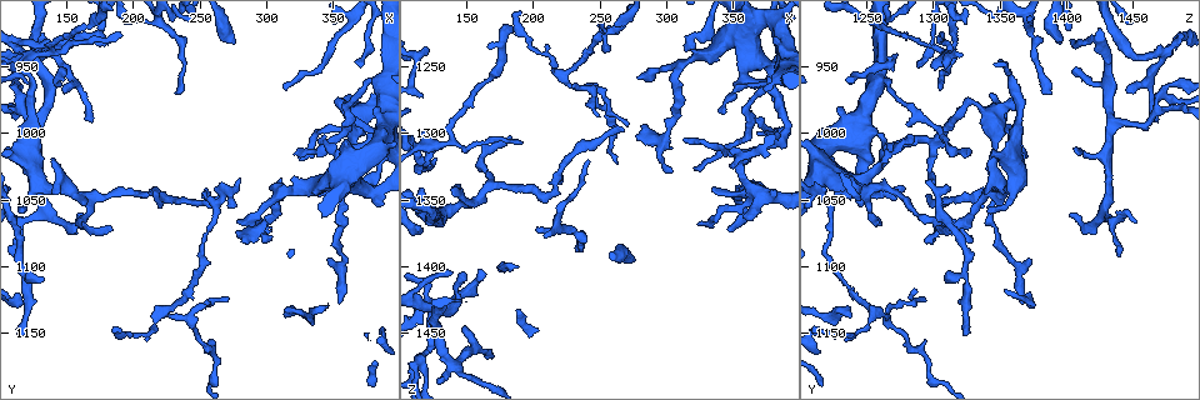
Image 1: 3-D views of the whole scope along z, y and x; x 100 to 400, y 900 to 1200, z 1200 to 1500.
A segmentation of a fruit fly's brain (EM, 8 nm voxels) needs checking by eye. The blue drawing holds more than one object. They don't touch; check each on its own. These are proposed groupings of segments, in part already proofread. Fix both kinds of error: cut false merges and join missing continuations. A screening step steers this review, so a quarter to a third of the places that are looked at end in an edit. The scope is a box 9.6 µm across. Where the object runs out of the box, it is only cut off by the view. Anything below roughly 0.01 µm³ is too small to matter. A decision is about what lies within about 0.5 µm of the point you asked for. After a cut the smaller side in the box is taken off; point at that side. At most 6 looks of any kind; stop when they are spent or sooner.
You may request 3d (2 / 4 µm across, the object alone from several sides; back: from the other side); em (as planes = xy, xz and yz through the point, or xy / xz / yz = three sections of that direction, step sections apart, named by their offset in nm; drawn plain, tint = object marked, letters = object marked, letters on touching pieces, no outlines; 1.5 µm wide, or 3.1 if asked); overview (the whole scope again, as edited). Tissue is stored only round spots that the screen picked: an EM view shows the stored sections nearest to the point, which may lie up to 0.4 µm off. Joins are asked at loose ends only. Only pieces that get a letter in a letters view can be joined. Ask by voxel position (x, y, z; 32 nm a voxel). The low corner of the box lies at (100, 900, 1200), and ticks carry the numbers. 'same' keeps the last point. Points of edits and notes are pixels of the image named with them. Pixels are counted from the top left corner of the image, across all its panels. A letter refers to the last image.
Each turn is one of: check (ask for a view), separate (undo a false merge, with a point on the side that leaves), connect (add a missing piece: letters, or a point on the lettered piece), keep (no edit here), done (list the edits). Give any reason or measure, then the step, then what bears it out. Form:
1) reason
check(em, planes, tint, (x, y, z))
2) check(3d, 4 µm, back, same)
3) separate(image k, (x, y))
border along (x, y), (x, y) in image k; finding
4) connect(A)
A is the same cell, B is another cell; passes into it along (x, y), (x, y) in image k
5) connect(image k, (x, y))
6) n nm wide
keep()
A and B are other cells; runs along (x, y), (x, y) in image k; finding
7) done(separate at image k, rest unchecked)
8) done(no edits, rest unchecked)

thin end
check(em, yz, step 4, letters, (230, 970, 1388))

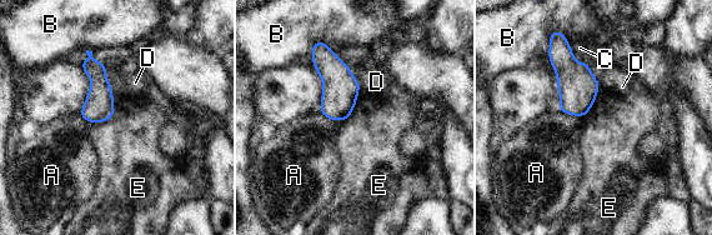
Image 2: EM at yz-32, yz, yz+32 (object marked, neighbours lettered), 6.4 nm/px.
110 nm wide; A touches over 190 nm
keep()
A, B, C, D and E are other cells; no lettered piece goes on from it

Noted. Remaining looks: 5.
free end
check(em, xz, step 4, letters, (140, 1018, 1344))

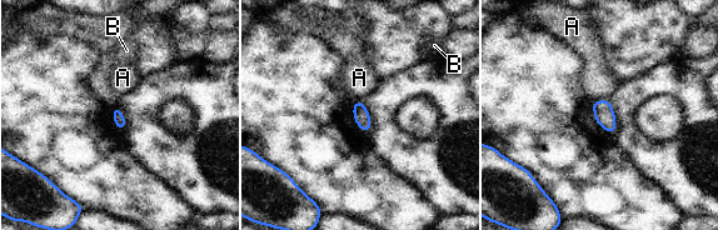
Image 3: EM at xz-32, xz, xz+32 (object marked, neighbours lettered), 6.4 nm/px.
keep()
A and B are other cells; border along (357, 100), (352, 104) in image 3; no lettered piece goes on from it

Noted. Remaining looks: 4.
branch stops here
check(em, xy, step 4, letters, (272, 1128, 1294))

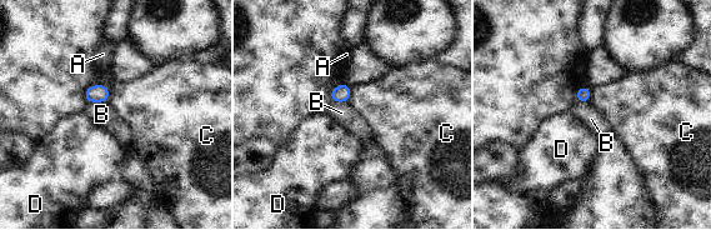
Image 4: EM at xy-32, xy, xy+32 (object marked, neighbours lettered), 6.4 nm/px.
check(em, planes, letters, same)

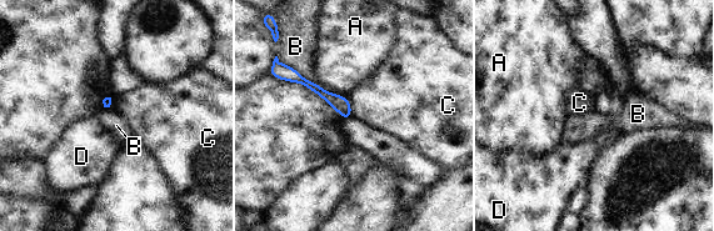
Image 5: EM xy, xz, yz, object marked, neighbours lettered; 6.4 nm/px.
keep()
A, B, C and D are other cells; none of them fits

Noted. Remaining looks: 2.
done(no edits, rest unchecked)

